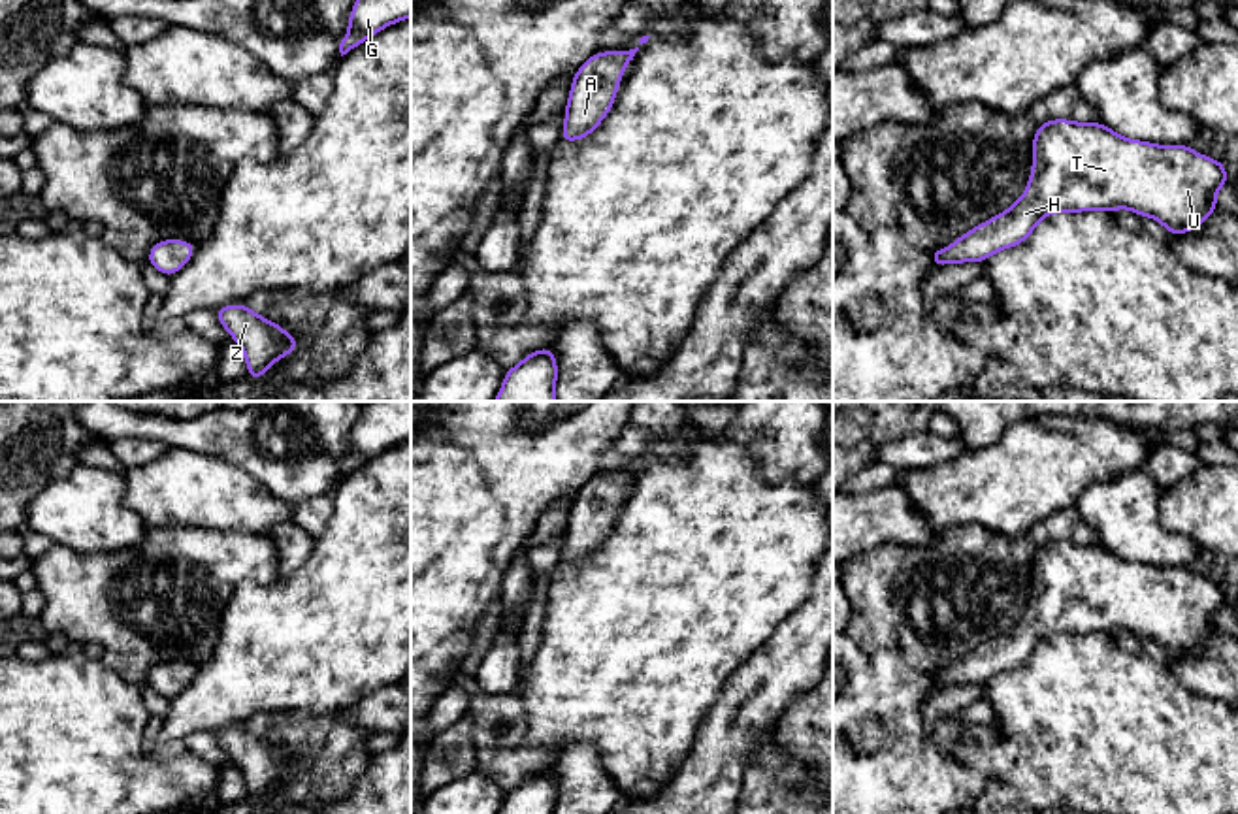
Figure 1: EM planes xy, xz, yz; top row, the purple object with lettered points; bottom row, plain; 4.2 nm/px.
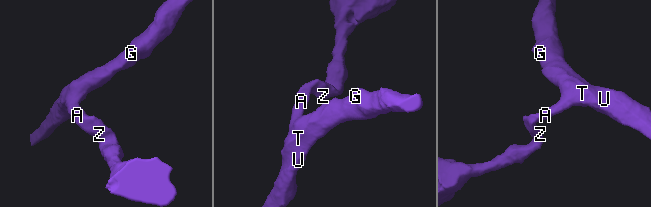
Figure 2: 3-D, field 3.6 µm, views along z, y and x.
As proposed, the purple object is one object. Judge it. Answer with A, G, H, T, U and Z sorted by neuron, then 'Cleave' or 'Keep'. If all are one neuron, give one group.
Groups: A G H T U Z. Keep

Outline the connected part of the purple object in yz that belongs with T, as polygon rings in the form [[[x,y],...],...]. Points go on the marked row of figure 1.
[[[1053,119],[1033,136],[1033,170],[1019,200],[957,237],[950,247],[929,252],[935,268],[986,262],[991,254],[1023,243],[1036,224],[1053,213],[1131,209],[1161,222],[1170,236],[1195,232],[1215,209],[1215,192],[1229,185],[1225,162],[1204,156],[1189,145],[1155,145],[1129,139],[1102,122]]]

